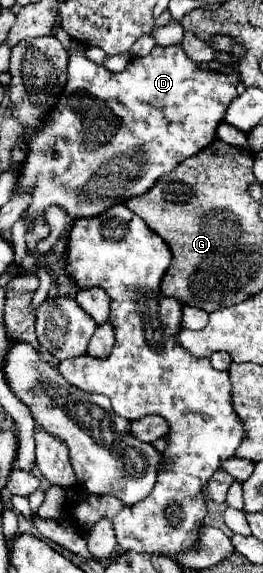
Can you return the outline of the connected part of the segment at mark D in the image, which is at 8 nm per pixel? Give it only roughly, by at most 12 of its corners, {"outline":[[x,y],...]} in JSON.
{"outline":[[71,42],[17,192],[93,218],[215,138],[235,62]]}

